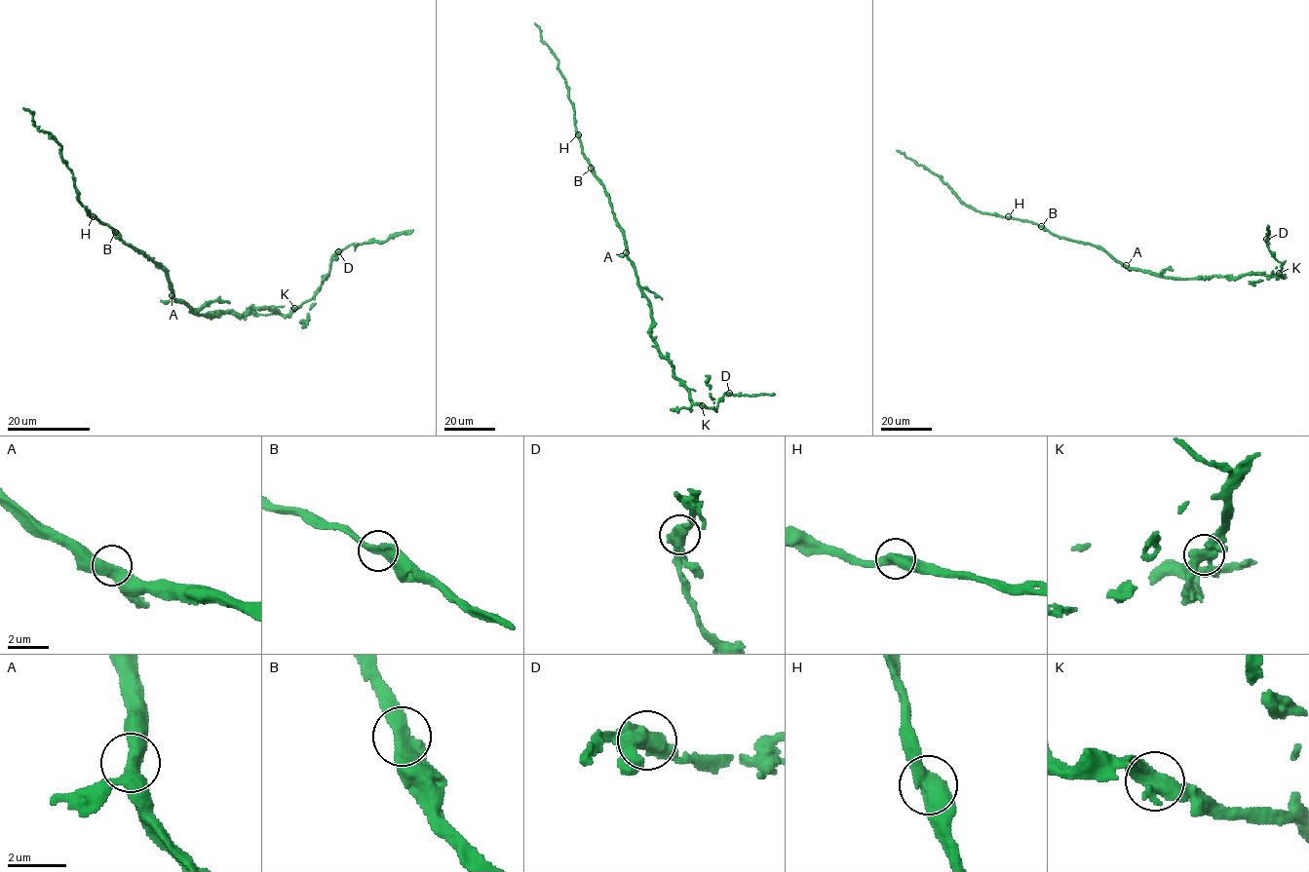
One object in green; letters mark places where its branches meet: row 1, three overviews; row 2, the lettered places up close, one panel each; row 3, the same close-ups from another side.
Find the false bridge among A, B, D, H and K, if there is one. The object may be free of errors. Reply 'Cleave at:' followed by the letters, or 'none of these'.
Cleave at: none of these

